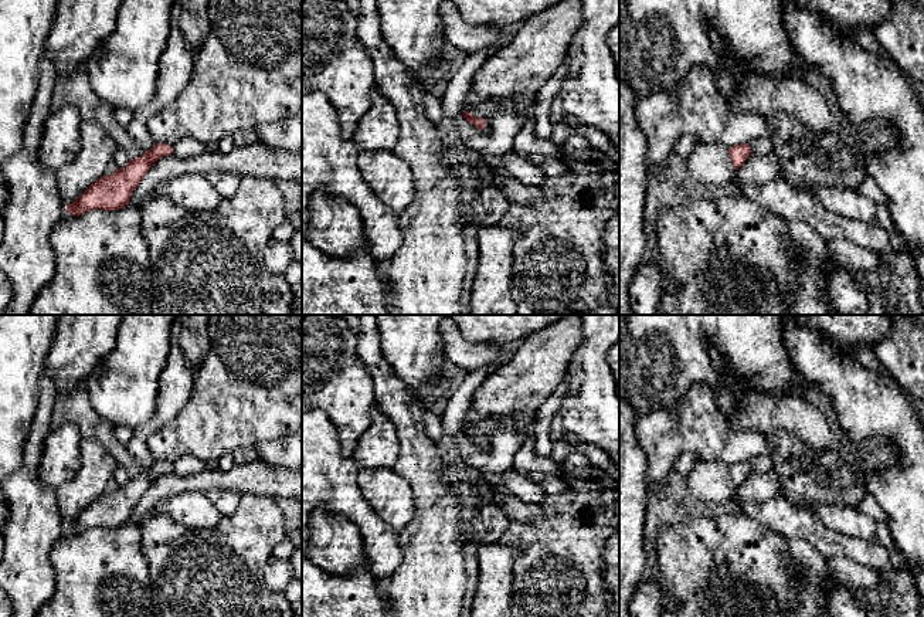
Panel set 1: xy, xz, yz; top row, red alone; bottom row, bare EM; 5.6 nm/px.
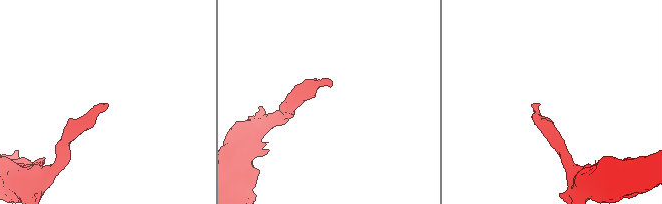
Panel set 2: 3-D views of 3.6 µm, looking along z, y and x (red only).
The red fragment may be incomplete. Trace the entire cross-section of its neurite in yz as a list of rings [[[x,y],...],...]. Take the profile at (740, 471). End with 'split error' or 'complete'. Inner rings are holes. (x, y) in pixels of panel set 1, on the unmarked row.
[[[699,458],[687,475],[687,485],[694,498],[724,505],[736,498],[737,487],[744,482],[751,471],[748,461],[726,465]]]; split error

